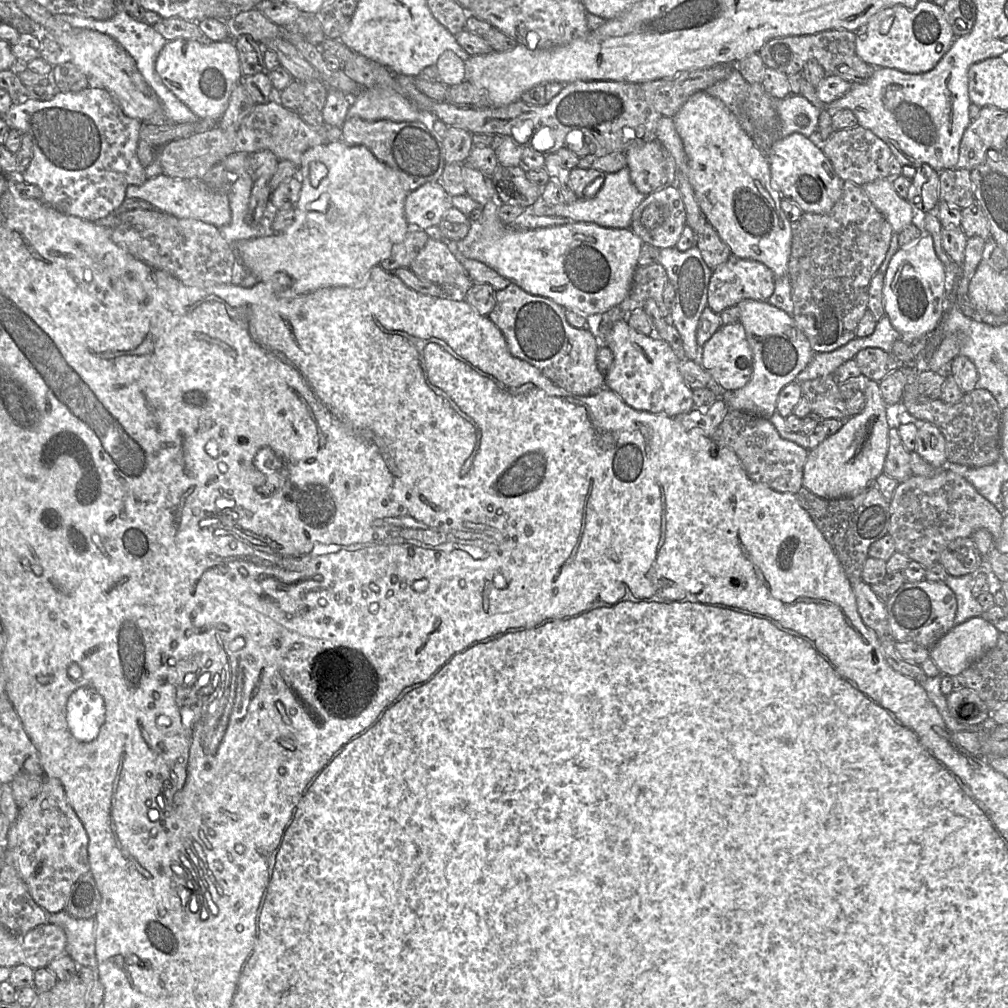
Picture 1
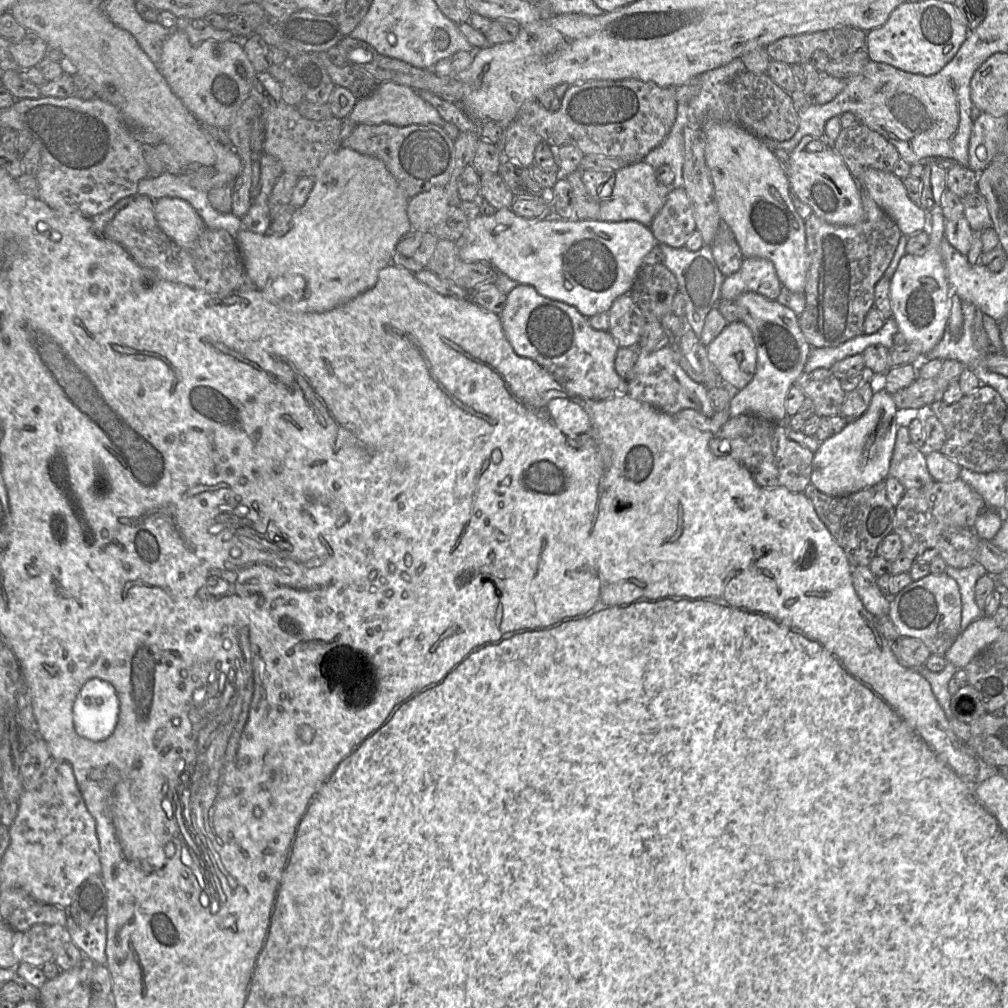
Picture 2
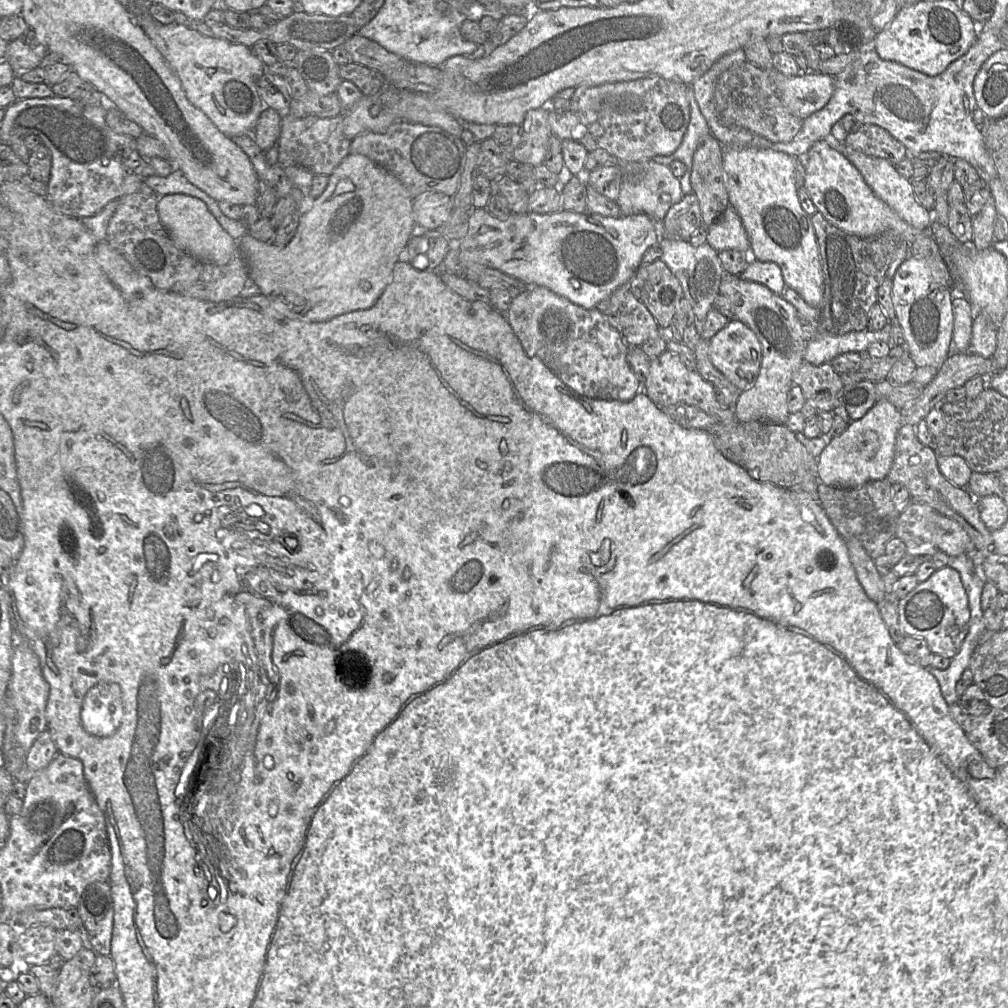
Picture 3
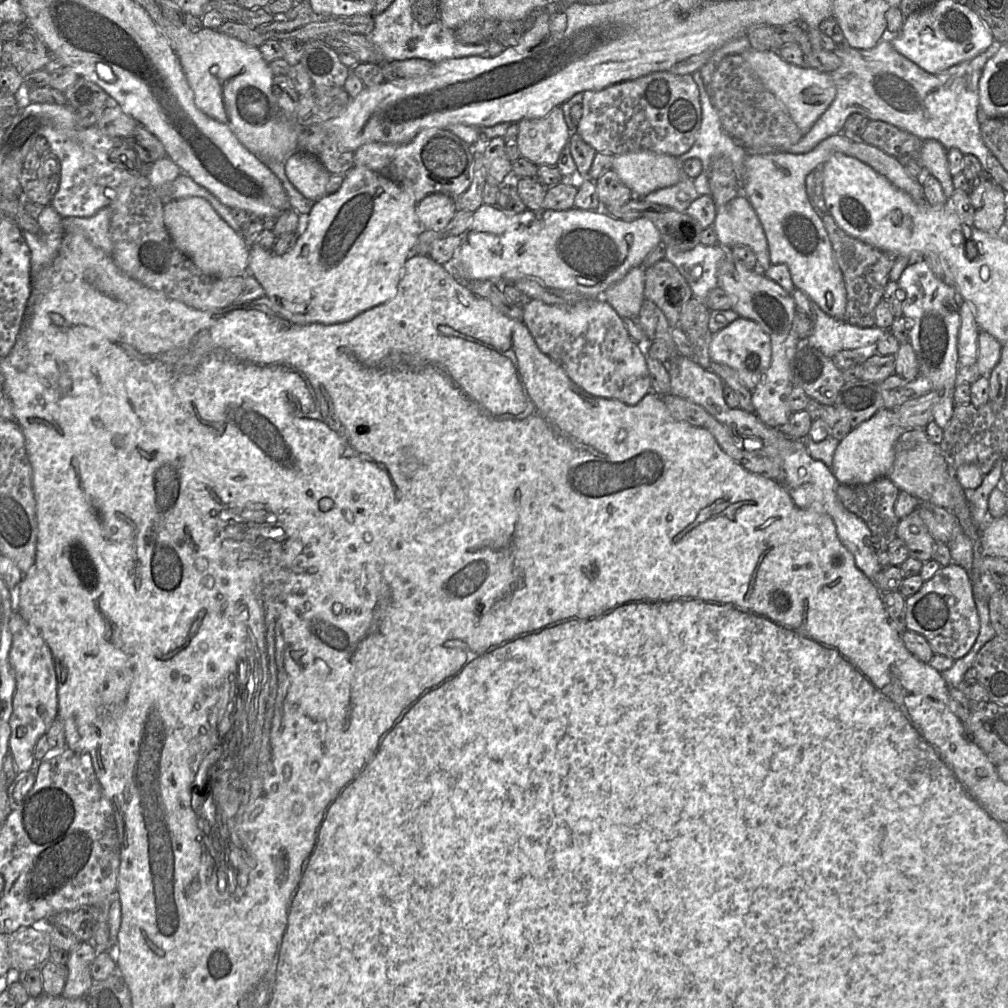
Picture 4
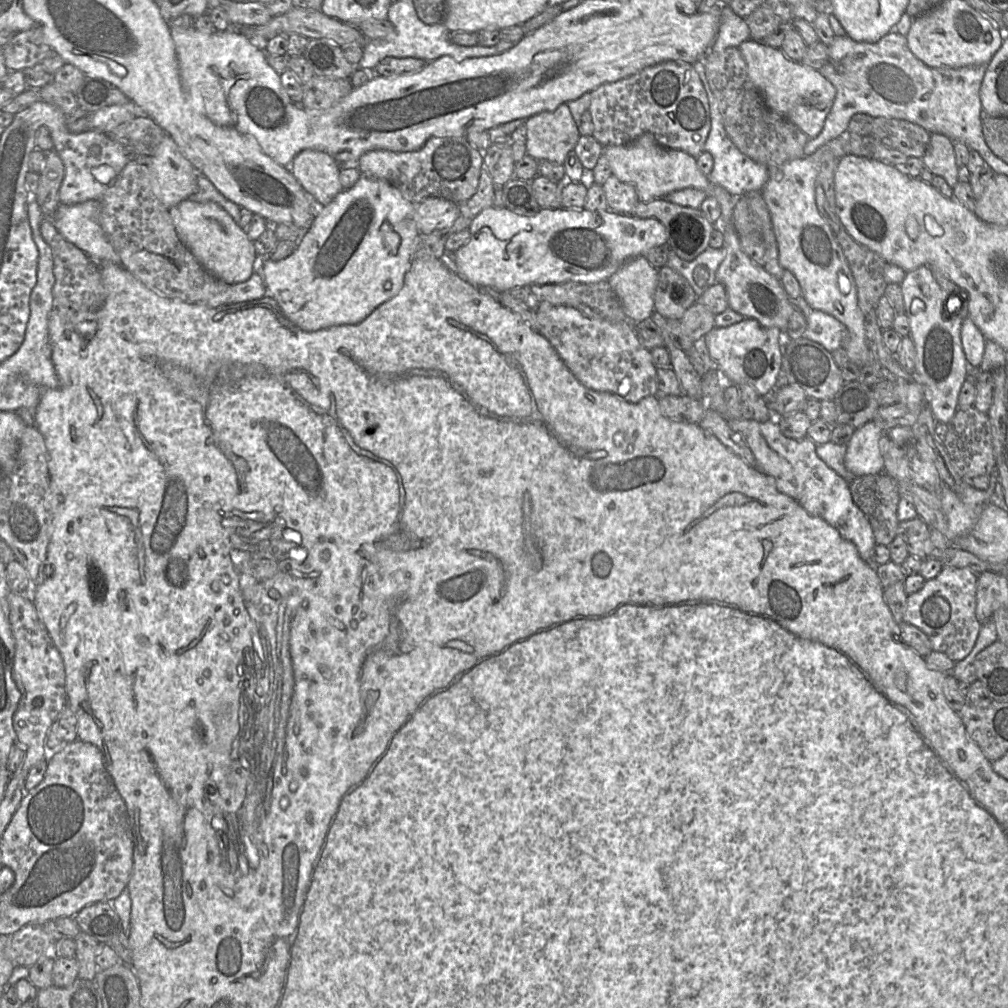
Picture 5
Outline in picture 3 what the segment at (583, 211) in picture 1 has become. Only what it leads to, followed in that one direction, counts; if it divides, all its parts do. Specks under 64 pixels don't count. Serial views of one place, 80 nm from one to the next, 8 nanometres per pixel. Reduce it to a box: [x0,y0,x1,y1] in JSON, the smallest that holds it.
[616,161,685,221]

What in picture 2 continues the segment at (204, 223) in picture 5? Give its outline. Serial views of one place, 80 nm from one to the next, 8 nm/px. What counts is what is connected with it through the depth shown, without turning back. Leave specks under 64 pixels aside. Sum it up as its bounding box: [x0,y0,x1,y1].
[154,197,206,247]

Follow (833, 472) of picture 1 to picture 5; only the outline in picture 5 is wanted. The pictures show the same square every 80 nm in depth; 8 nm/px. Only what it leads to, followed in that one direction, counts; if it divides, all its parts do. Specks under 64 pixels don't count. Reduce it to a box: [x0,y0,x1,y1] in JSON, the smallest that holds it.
[845,421,886,477]

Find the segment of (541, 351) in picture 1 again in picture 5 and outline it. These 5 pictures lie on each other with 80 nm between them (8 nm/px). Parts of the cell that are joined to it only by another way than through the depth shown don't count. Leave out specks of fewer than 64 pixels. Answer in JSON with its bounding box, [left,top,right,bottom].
[535,302,661,403]

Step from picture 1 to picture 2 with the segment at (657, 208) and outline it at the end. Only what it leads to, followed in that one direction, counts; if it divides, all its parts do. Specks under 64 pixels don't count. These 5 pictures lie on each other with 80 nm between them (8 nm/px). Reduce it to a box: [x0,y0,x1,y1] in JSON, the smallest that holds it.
[649,188,696,248]

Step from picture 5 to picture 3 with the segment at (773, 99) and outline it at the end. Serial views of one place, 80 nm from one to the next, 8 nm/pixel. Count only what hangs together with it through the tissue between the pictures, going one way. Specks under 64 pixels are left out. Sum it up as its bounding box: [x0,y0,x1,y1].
[768,68,834,120]

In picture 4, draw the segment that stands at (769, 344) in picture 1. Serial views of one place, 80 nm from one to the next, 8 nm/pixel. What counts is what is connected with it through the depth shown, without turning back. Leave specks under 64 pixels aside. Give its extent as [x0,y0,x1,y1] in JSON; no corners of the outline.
[718,248,799,428]

